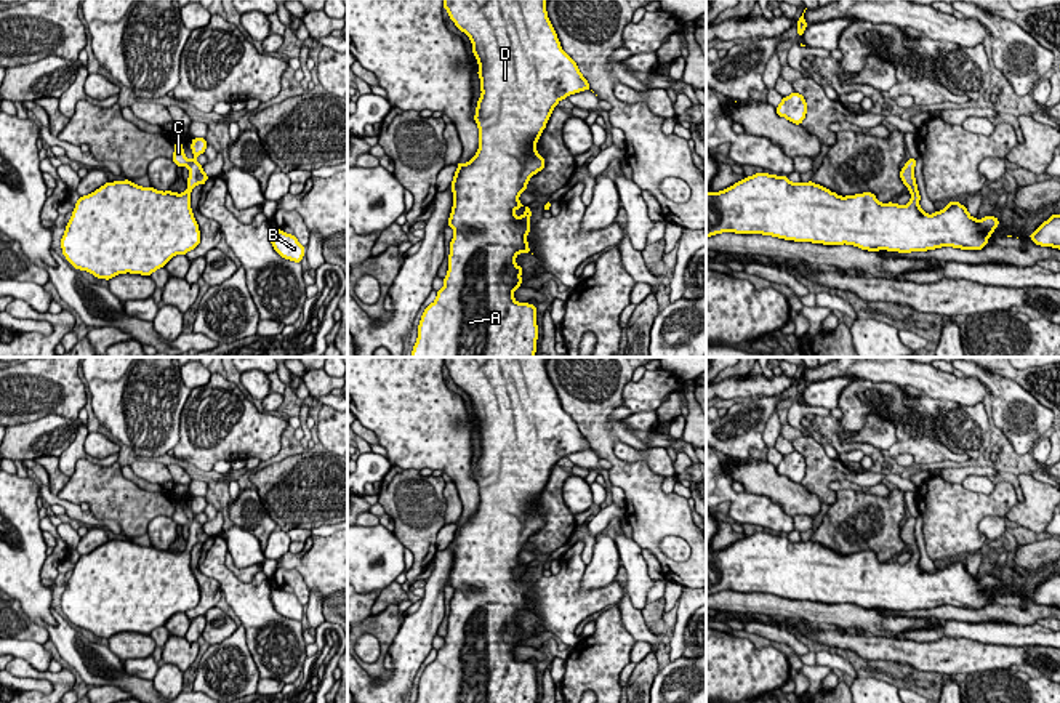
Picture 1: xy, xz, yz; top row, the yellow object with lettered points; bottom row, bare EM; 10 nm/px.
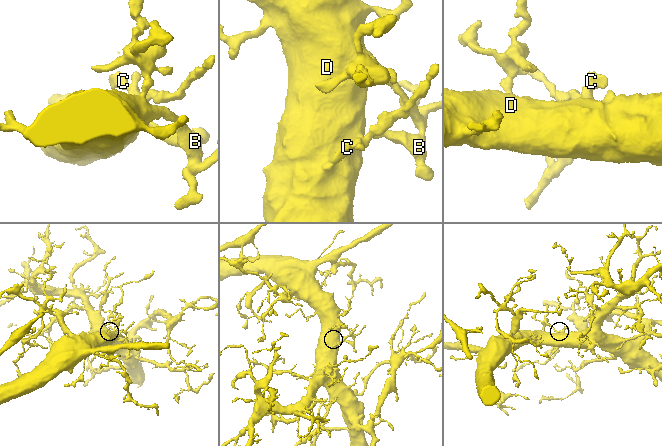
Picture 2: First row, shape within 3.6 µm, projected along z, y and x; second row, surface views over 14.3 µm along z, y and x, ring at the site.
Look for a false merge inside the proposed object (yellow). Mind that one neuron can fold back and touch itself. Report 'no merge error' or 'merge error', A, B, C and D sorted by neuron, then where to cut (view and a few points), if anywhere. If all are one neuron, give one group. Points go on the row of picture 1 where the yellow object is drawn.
no merge error; groups A B C D; cut none

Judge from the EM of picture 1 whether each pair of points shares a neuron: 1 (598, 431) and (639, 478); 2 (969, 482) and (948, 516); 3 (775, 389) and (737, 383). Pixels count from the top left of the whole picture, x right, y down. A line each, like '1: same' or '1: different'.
1: same
2: different
3: same

